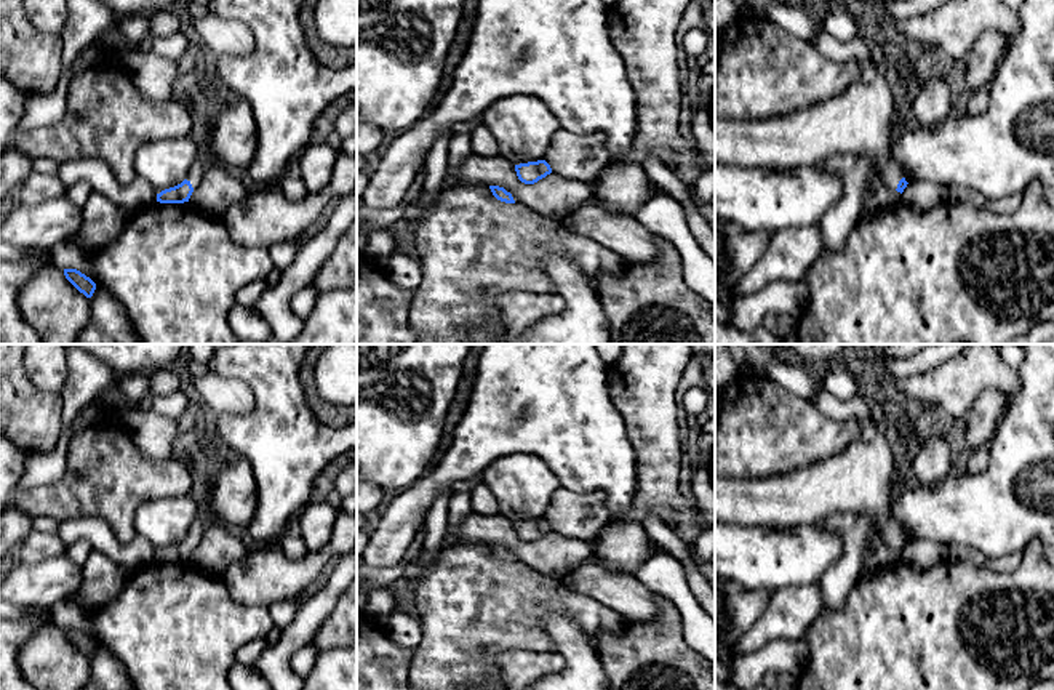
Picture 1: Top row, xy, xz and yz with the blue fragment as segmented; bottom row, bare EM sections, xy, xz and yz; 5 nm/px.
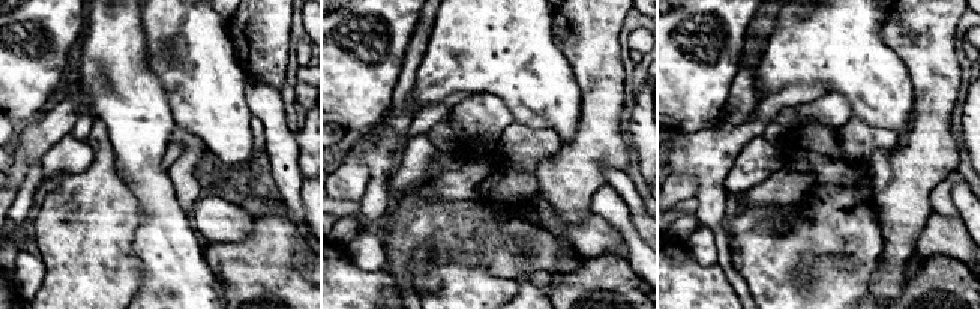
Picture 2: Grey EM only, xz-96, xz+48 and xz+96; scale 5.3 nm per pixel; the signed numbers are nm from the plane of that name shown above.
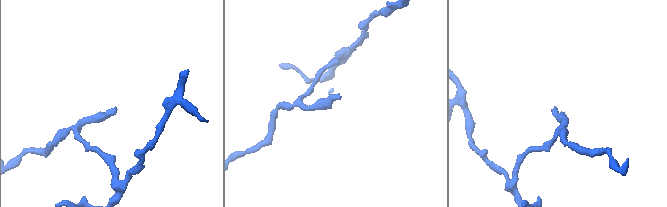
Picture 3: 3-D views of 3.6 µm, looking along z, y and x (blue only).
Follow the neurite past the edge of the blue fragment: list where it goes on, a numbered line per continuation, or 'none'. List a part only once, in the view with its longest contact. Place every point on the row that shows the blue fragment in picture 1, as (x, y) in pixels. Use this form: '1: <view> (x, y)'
1: yz (858, 122)

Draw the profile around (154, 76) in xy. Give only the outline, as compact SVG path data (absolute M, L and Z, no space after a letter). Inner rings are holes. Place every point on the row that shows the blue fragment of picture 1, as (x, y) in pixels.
M125 45L120 62L133 77L141 94L154 102L171 99L178 74L176 61L157 56L154 51L138 51Z

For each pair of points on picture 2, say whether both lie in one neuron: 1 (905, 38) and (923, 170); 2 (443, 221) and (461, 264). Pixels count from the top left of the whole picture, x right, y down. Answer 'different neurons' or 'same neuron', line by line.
1: same neuron
2: different neurons

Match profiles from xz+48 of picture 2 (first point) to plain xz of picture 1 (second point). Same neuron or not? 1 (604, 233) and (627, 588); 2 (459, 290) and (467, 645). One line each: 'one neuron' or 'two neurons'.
1: one neuron
2: two neurons

